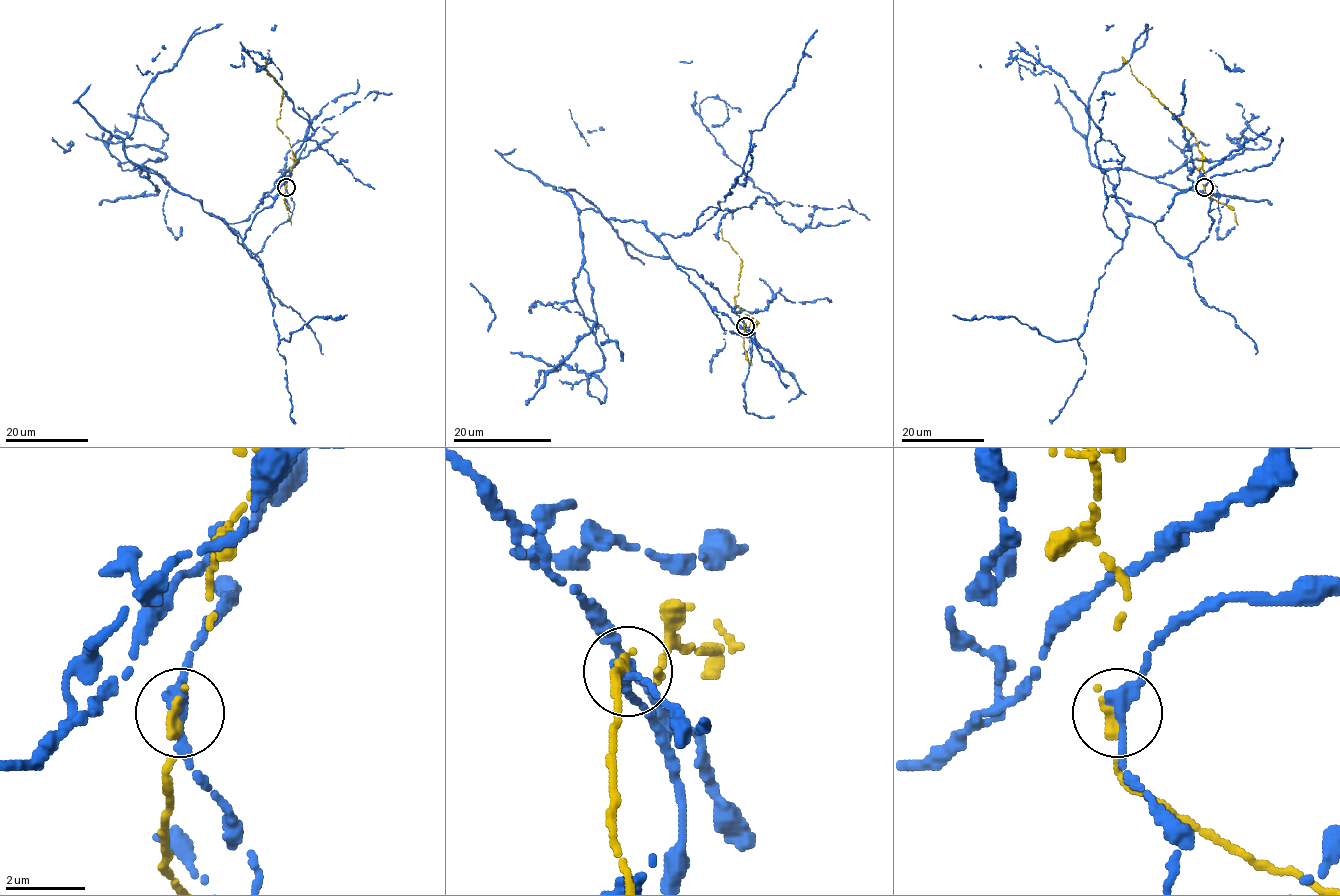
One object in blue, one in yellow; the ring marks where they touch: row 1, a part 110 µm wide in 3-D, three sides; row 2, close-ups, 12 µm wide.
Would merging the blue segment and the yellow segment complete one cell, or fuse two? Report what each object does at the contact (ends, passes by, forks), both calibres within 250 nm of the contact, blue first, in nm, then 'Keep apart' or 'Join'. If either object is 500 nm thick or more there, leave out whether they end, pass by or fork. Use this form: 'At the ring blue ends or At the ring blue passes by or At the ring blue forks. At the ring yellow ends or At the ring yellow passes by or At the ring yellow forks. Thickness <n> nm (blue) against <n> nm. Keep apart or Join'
At the ring blue passes by. At the ring yellow ends. Thickness 340 nm (blue) against 280 nm. Keep apart

